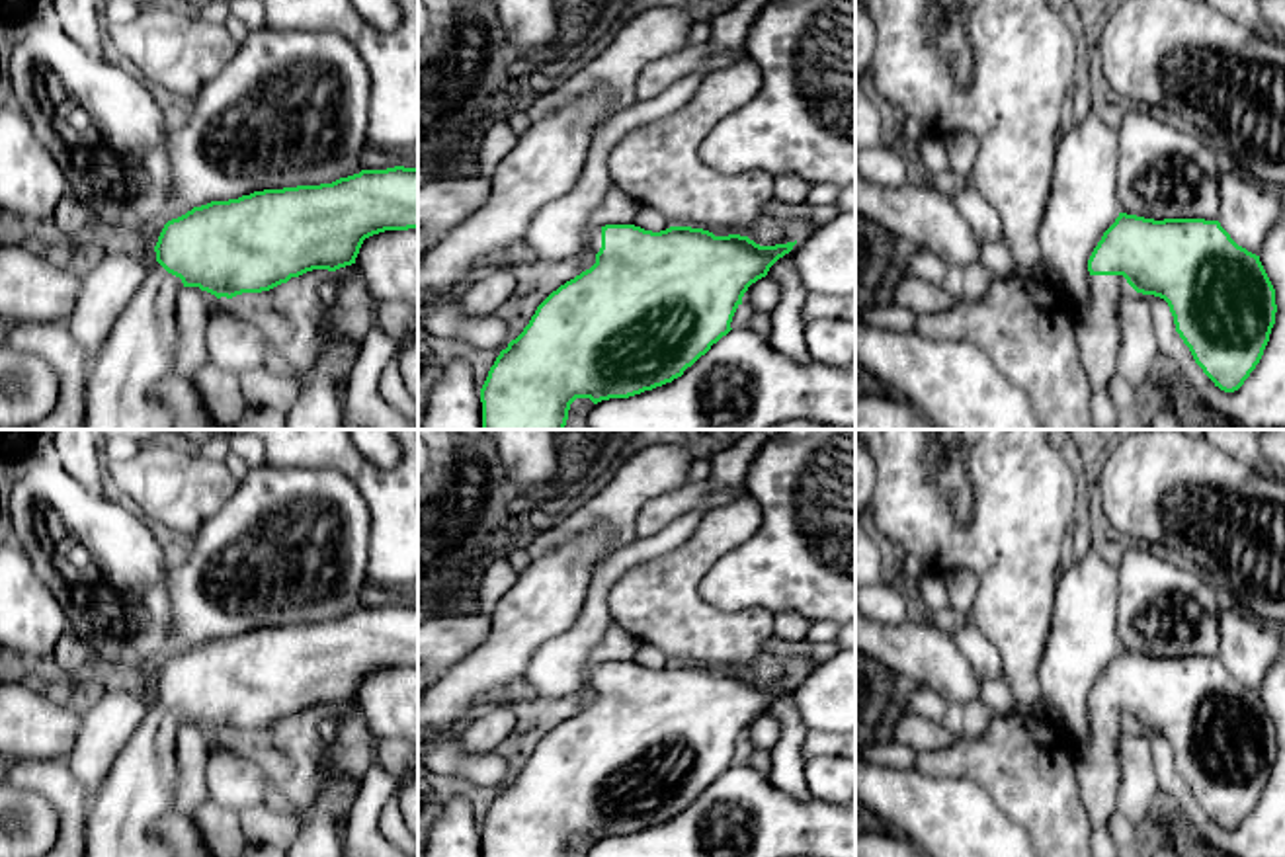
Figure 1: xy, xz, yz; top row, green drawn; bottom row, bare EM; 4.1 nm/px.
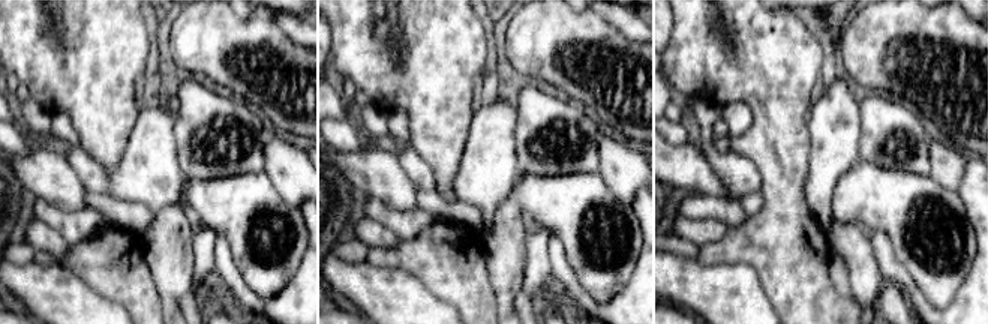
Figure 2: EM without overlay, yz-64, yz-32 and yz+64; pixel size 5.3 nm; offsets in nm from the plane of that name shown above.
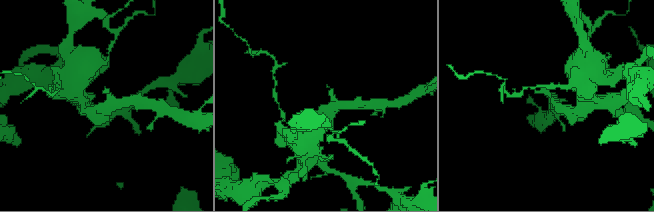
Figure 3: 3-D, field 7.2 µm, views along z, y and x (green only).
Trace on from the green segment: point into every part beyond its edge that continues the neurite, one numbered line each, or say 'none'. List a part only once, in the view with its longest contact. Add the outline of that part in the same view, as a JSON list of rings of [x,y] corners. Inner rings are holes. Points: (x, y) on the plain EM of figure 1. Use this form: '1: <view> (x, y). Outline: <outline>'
1: yz (1098, 766). Outline: [[[1090,713],[1088,738],[1076,740],[1080,796],[1092,822],[1094,857],[1117,857],[1109,822],[1117,816],[1119,740],[1127,728],[1123,713]]]

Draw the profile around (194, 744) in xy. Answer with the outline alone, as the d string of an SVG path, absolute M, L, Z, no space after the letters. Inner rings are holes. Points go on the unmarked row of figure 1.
M184 724L176 736L178 791L174 814L195 820L195 812L211 798L205 769L217 734L199 724Z

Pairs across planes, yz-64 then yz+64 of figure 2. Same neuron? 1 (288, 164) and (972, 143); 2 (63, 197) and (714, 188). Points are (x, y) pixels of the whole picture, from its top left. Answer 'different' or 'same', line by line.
1: different
2: same

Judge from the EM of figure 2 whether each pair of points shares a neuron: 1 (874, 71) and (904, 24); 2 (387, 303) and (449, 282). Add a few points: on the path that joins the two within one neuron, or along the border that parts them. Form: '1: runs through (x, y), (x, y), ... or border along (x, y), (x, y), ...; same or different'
1: runs through (880, 59), (883, 56), (883, 42), (892, 36); same
2: border along (399, 267), (411, 272), (440, 299), (456, 308); different

